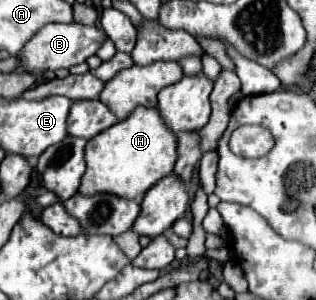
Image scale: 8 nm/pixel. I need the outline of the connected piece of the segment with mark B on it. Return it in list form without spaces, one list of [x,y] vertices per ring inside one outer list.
[[[77,22],[47,24],[21,50],[23,66],[19,70],[37,74],[41,70],[57,70],[57,68],[69,68],[73,64],[81,64],[89,56],[93,56],[103,46],[105,40],[107,40],[107,34],[97,24],[93,24],[93,26],[85,26],[85,24],[77,24]]]

